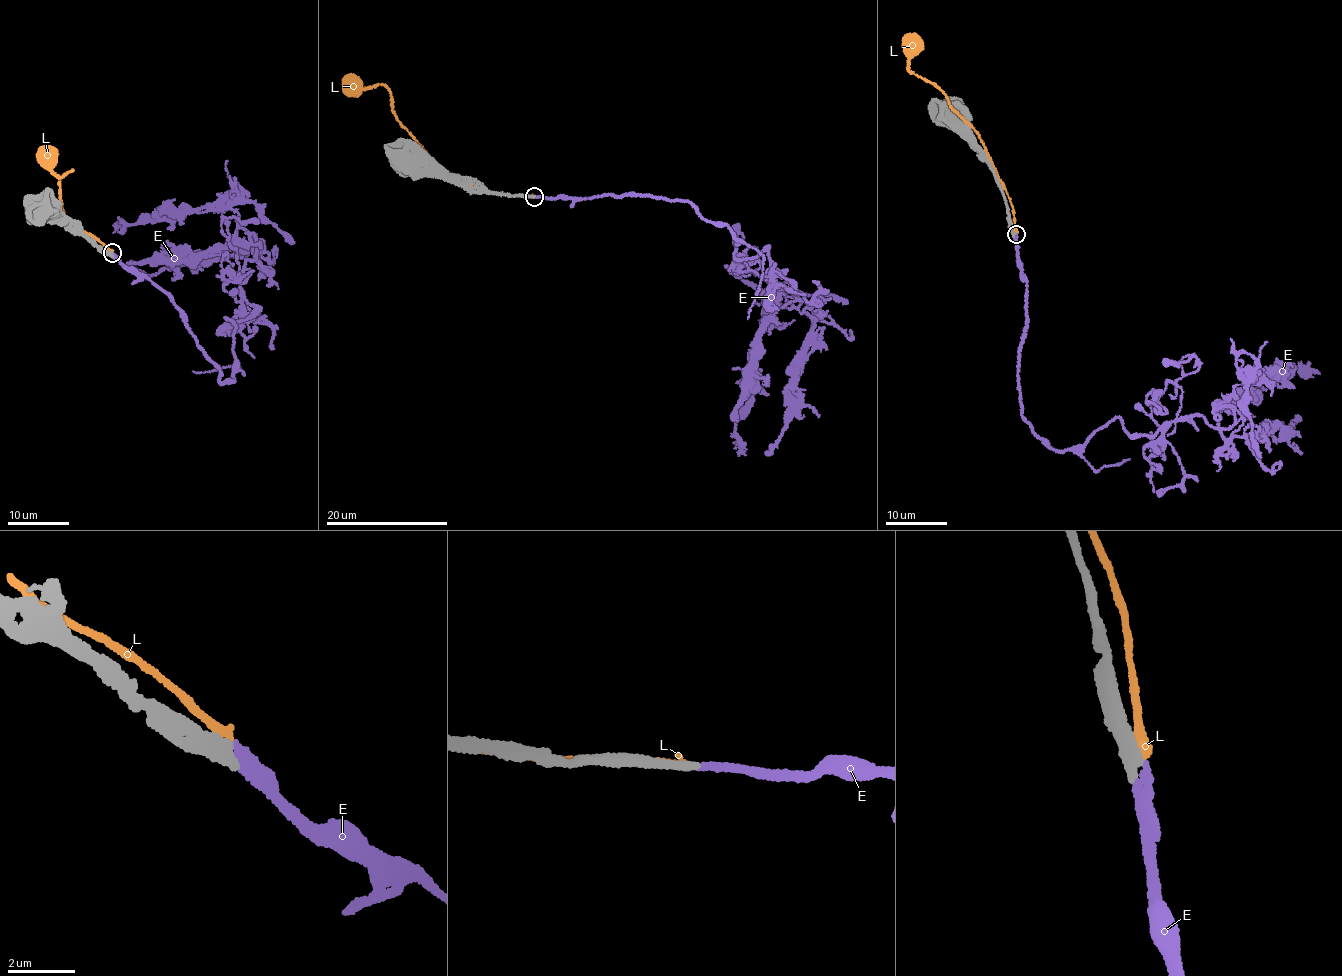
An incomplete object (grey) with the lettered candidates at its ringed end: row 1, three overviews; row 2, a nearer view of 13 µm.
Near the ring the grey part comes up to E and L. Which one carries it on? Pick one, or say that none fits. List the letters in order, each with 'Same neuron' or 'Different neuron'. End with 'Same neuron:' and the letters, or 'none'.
E: Same neuron
L: Different neuron
Same neuron: E

